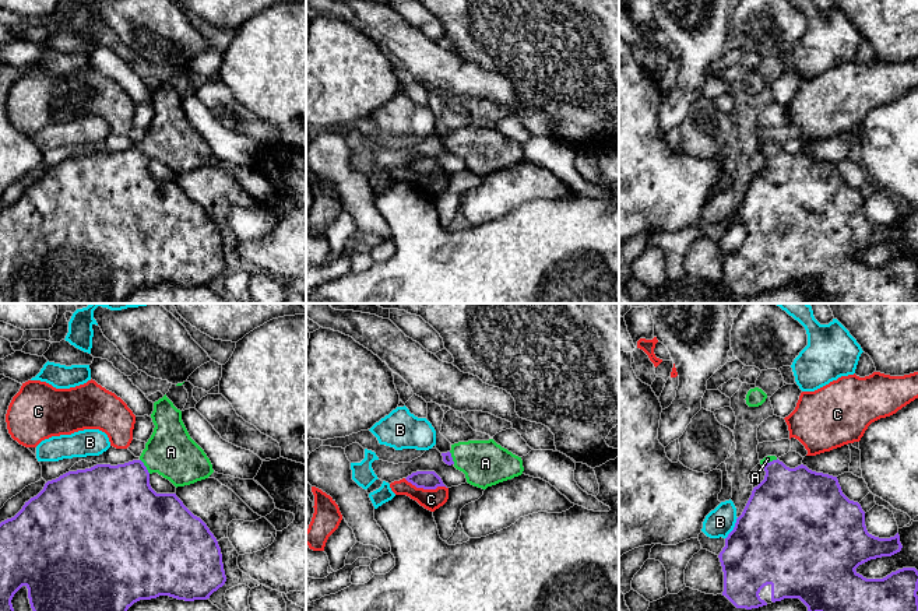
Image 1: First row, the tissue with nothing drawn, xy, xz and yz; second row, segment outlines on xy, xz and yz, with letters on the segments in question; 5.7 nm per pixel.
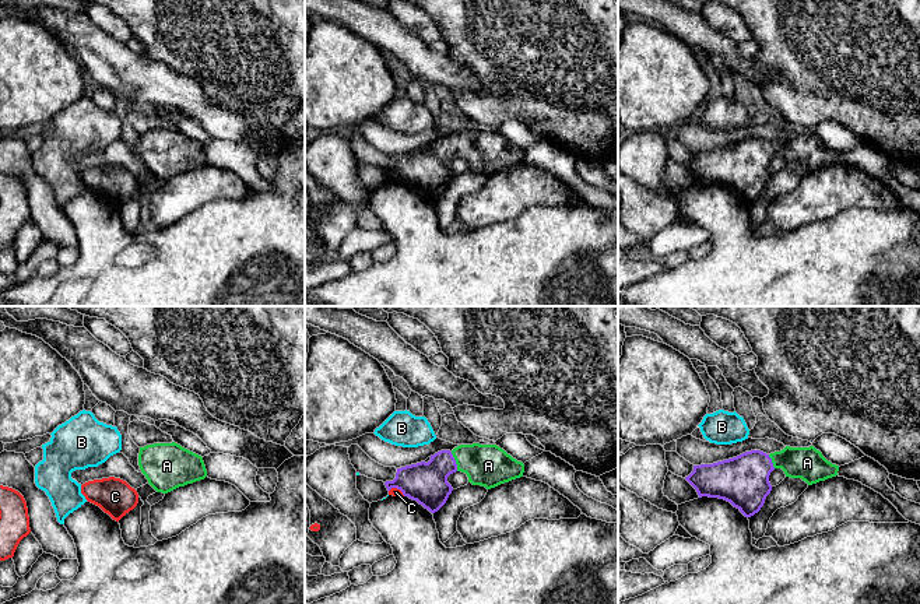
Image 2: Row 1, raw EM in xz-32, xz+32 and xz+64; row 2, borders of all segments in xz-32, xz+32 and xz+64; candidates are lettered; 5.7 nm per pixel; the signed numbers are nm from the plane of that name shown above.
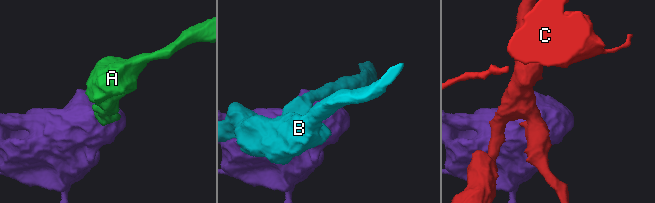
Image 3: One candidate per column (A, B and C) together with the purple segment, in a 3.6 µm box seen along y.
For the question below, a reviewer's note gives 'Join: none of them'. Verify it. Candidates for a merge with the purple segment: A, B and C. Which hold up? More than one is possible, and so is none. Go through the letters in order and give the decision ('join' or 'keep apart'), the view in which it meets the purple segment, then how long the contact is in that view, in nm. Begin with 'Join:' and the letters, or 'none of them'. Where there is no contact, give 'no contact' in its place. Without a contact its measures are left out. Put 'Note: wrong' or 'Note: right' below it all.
Join: A
A: join; contact in xy; length 110 nm
B: keep apart; contact in yz; length 150 nm
C: keep apart; contact in xz; length 260 nm
Note: wrong

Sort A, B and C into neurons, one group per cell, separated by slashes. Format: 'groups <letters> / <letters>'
groups A / B / C

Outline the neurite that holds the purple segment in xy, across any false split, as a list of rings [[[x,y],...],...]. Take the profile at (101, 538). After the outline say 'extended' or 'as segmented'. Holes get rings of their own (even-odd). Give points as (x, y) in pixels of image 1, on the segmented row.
[[[166,394],[154,403],[151,418],[155,428],[138,460],[117,466],[96,464],[91,468],[68,471],[56,480],[48,481],[43,489],[25,502],[14,517],[0,523],[0,611],[14,611],[11,600],[22,586],[28,589],[32,611],[127,611],[140,600],[151,600],[159,596],[169,596],[184,601],[207,600],[225,584],[226,576],[221,548],[207,524],[194,516],[176,494],[156,494],[150,485],[150,475],[152,473],[158,473],[169,480],[176,488],[190,485],[208,478],[214,473],[212,464],[204,450],[190,438],[182,421],[182,411],[173,405]]] | extended

